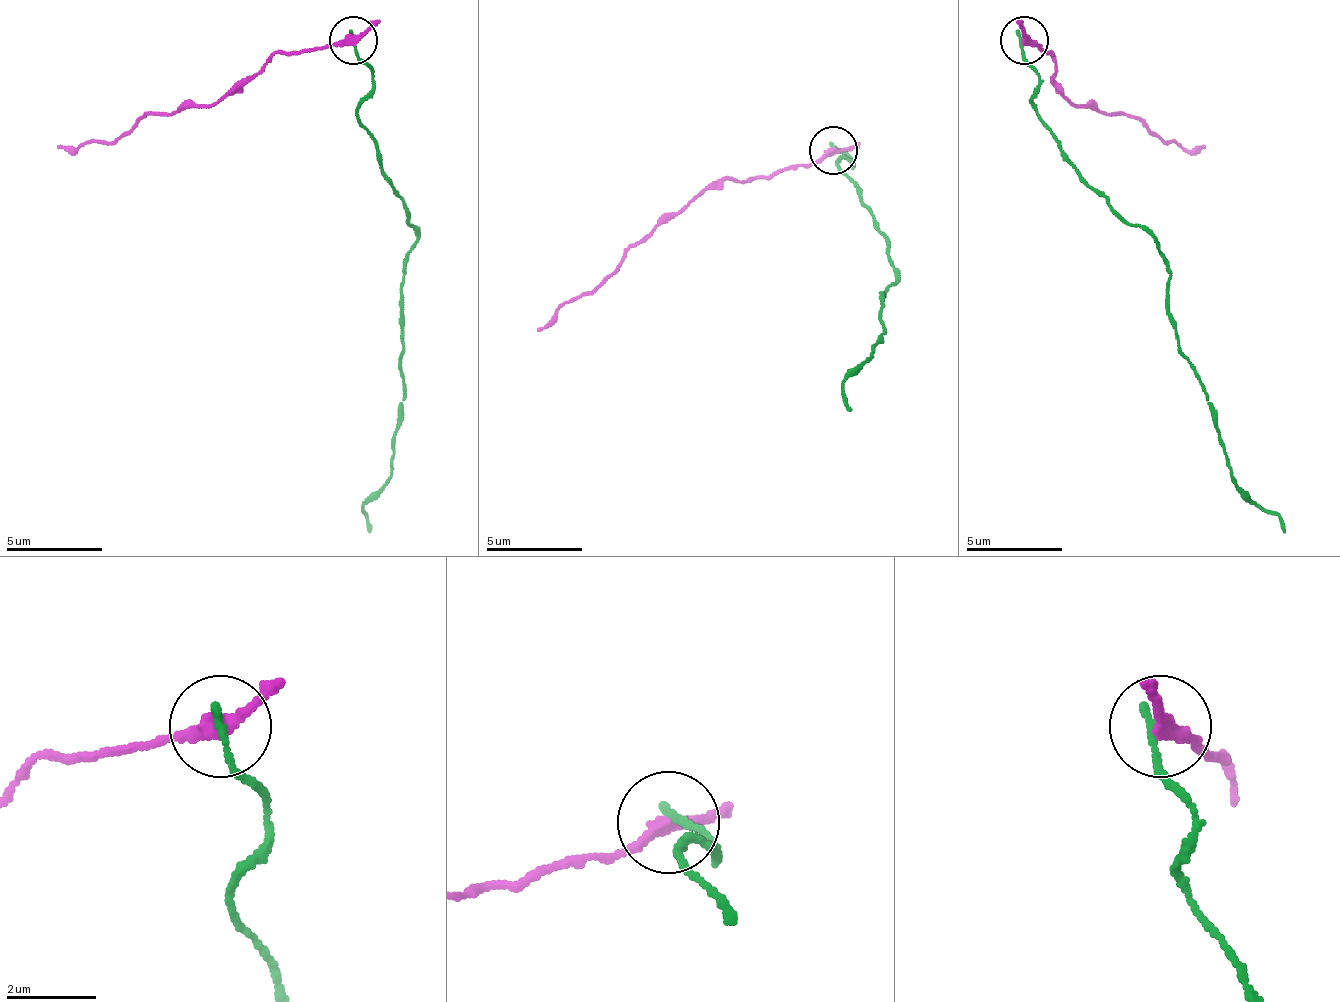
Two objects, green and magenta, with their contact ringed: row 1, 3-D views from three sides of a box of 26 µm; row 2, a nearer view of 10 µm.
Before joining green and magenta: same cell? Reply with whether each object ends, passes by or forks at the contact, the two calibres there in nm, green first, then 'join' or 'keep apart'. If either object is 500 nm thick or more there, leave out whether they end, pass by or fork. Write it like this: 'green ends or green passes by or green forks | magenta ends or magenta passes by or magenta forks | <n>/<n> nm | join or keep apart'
green ends | magenta passes by | 180/280 nm | keep apart

